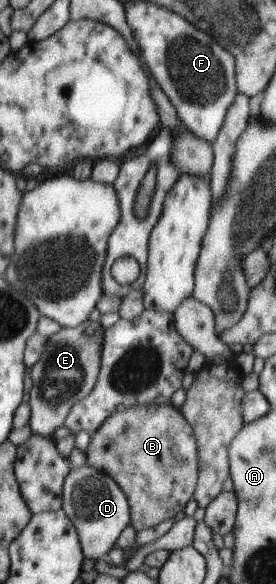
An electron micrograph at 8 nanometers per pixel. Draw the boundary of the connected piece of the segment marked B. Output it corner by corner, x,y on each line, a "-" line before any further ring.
171,402
117,409
94,433
90,433
90,442
84,451
86,464
109,475
126,494
130,506
130,525
136,532
174,519
194,496
198,483
196,436
180,408
174,407

